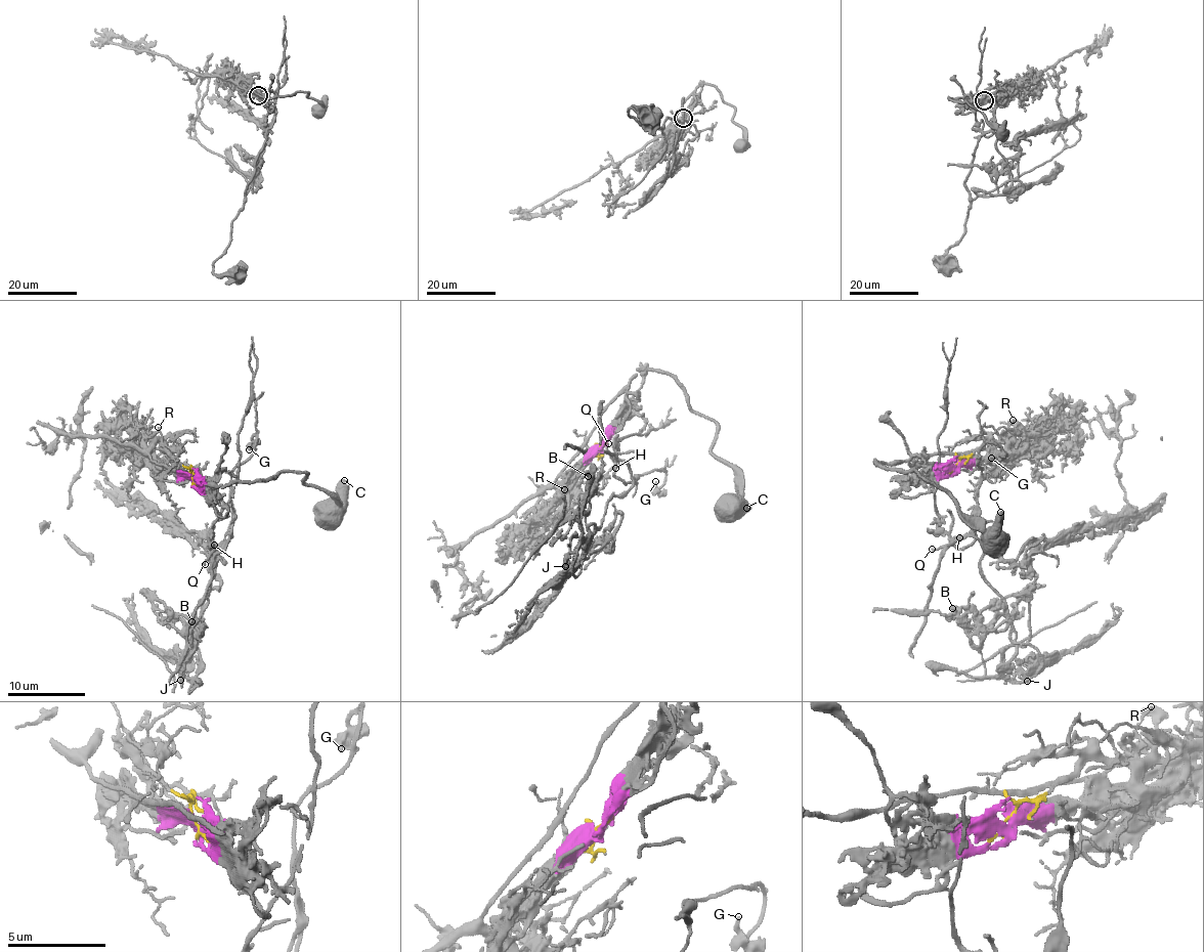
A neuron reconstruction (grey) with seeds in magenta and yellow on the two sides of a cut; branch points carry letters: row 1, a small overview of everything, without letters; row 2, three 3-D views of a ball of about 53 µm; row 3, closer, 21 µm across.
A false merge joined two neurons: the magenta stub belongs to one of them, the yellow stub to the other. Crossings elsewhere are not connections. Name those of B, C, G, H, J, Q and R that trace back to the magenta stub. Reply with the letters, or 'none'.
B, G, H, J, Q

